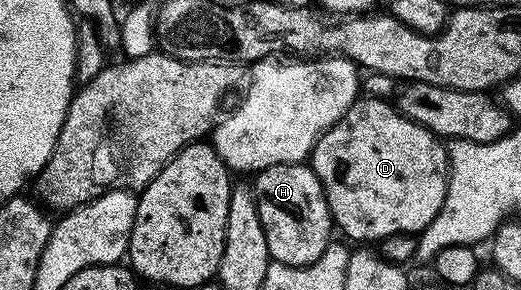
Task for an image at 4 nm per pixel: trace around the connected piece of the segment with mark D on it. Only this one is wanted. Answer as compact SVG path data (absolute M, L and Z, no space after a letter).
M379 95L360 96L349 107L343 120L319 136L309 164L323 185L331 220L355 243L380 243L387 236L407 233L418 235L437 219L447 194L451 165L447 162L447 145L415 121L400 113L390 100Z

